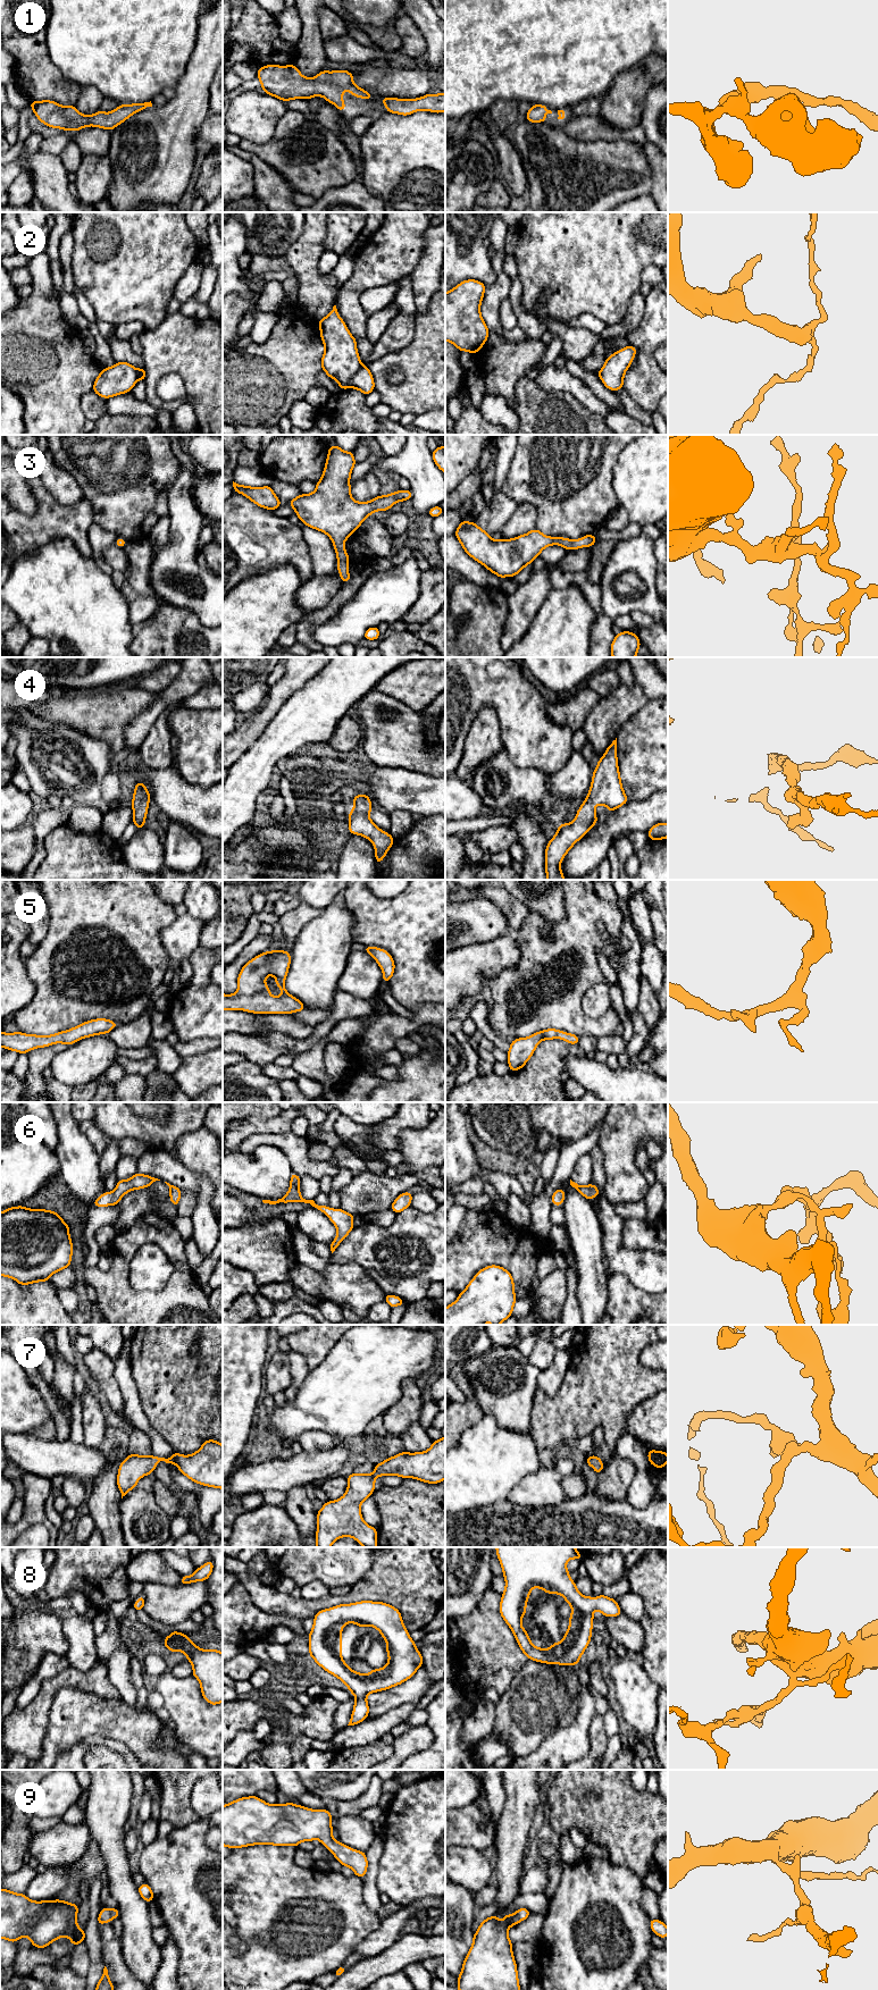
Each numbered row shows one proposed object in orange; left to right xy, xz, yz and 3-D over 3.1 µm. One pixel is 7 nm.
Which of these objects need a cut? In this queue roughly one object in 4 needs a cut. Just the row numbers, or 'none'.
2

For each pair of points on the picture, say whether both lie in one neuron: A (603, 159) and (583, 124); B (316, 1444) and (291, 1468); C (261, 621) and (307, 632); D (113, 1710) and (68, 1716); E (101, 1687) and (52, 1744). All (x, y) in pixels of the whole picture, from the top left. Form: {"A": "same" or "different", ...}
{"A": "different", "B": "different", "C": "different", "D": "same", "E": "different"}

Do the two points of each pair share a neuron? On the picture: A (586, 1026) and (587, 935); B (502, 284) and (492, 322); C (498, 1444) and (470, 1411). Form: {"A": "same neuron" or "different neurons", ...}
{"A": "same neuron", "B": "same neuron", "C": "different neurons"}

